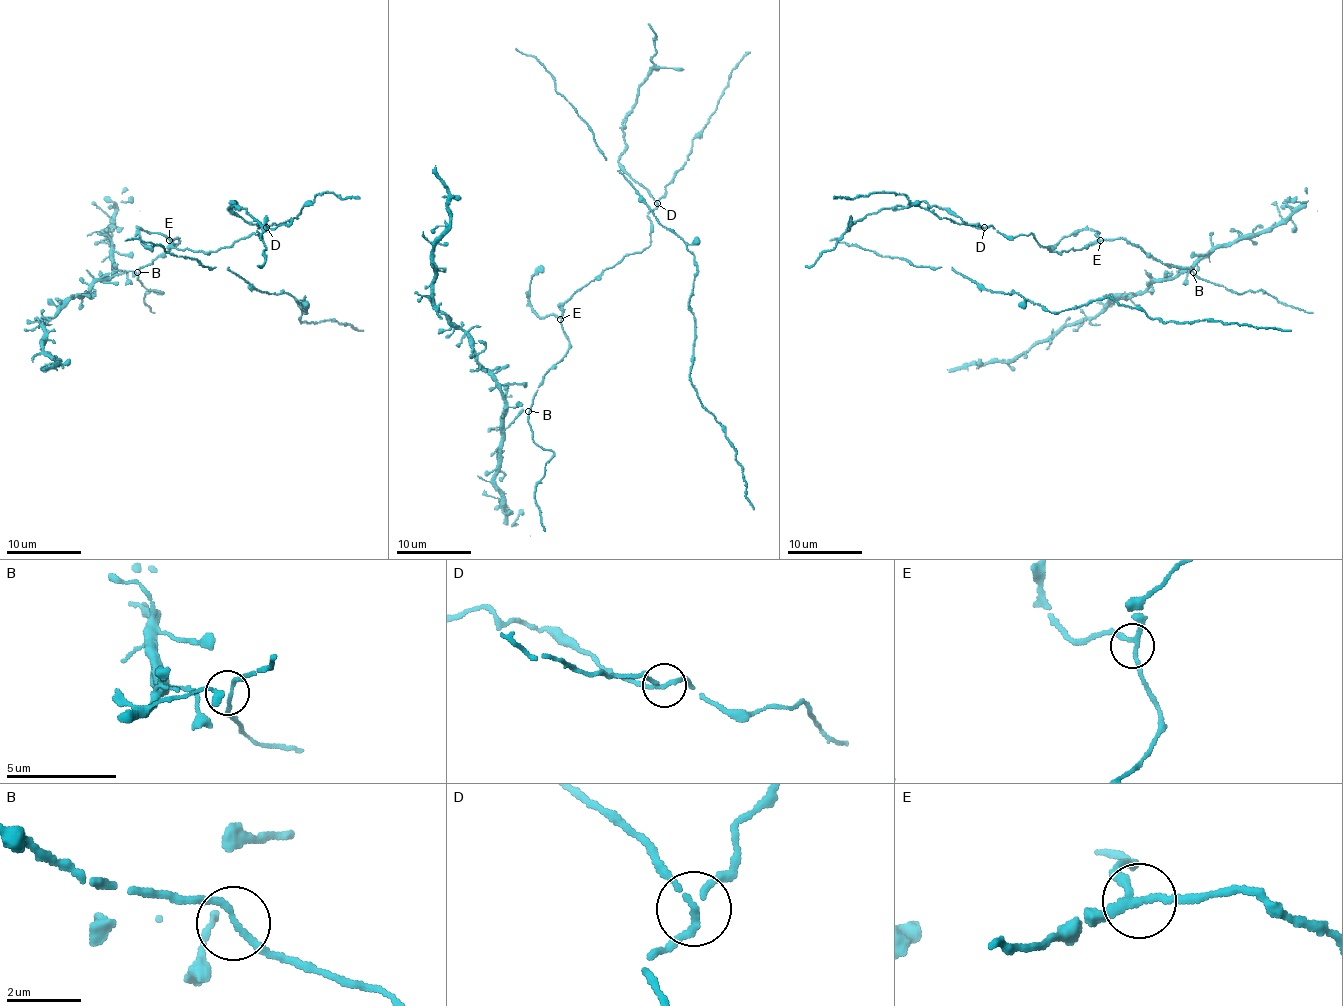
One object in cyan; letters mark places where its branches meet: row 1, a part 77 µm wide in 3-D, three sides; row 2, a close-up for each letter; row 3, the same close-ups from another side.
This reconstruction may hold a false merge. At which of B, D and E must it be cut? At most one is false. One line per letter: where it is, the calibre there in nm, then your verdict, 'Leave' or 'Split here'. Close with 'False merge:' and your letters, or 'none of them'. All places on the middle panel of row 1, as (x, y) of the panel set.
B: Place: (528, 411). Thickness 130 nm. Leave
D: Place: (657, 203). Thickness 160 nm. Split here
E: Place: (560, 319). Thickness 180 nm. Leave
False merge: D

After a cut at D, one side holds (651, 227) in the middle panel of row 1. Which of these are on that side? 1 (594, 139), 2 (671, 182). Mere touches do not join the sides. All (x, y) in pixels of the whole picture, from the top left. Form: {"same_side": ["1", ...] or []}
{"same_side": ["1", "2"]}

